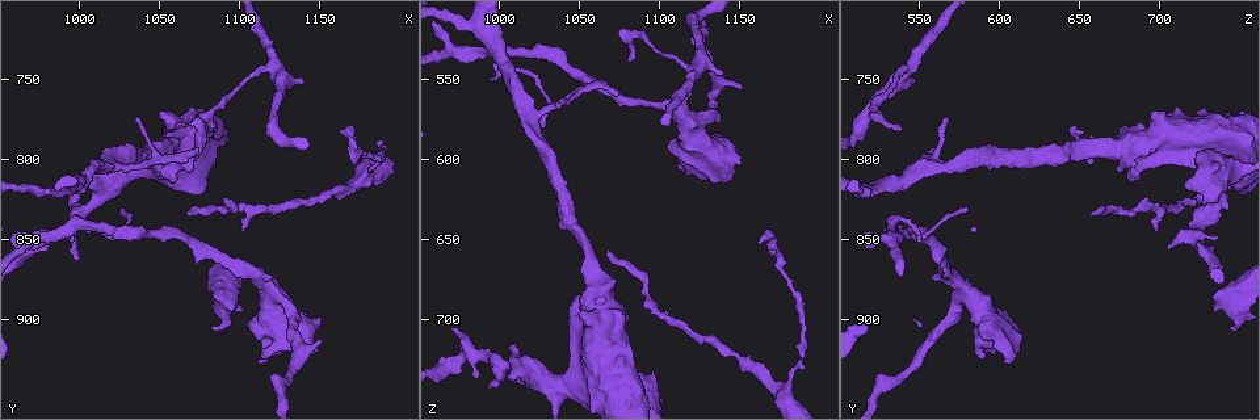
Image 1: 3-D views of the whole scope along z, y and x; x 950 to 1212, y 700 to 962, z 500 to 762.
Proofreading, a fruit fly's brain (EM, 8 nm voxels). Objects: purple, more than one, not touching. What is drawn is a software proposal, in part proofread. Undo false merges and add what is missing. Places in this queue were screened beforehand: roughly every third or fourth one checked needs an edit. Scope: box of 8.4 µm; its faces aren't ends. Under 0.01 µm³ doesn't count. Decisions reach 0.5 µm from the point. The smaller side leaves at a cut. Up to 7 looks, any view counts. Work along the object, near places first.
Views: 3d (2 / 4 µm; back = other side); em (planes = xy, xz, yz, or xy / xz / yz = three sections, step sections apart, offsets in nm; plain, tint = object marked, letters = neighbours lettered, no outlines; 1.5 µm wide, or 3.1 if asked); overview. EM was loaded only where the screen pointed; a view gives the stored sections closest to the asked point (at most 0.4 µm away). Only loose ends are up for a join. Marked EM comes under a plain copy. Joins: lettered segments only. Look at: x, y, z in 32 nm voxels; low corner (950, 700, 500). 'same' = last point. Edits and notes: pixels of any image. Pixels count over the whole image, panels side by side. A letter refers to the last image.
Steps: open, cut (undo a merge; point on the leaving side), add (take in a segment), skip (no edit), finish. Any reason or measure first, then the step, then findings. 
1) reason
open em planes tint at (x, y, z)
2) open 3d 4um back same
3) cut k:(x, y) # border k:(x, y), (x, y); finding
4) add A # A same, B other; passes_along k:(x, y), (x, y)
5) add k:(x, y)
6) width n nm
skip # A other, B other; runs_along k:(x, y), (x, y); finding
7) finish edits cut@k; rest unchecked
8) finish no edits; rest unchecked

a fork
open em planes tint at (986, 844, 722)

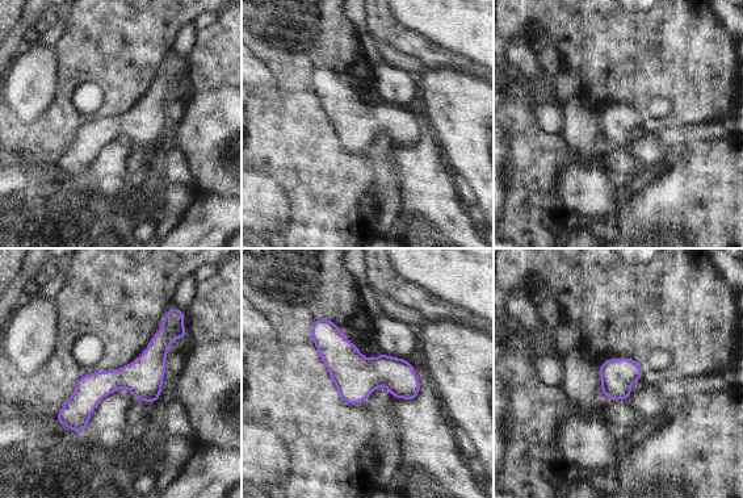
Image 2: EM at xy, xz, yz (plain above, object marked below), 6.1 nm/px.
open em planes letters same

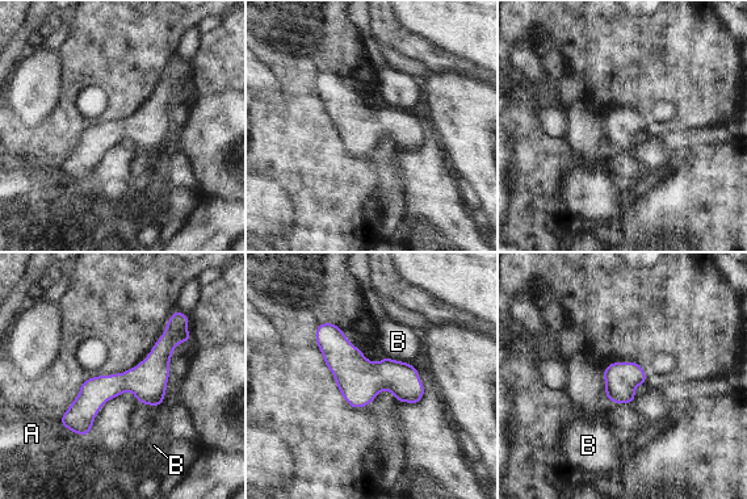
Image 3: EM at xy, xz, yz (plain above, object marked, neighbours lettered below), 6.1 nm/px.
skip # A other, B other; border 3:(601, 373), (604, 393), (609, 402); all the same cell

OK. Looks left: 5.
three-way junction
open em planes letters at (1124, 742, 542)

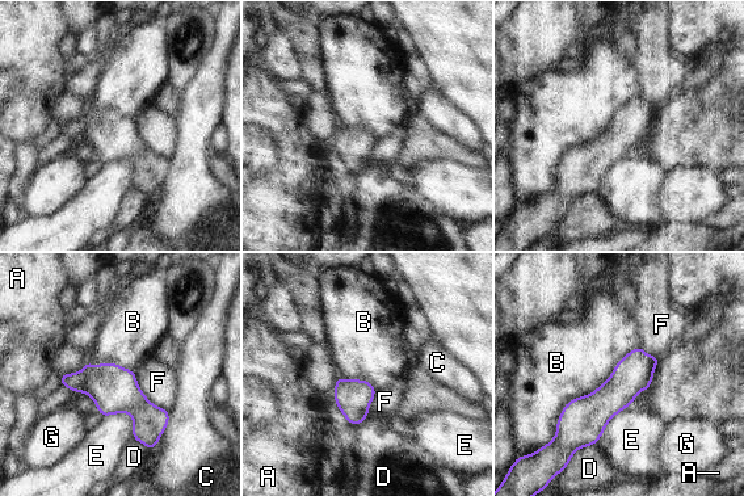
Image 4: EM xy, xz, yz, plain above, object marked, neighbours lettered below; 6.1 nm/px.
width 170 nm
skip # A other, B other, C other, D other, E other, F other, G other; border 4:(639, 345), (562, 408), (551, 438); all the same cell

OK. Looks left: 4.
open em xy step 8 letters at (1080, 784, 540)

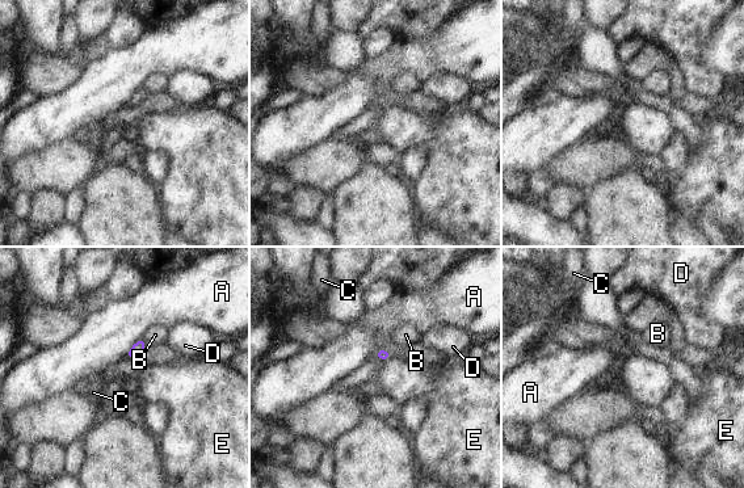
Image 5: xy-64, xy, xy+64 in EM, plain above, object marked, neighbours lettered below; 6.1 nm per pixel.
skip # A other, B other, C other, D other, E other; border 5:(391, 357), (382, 361); none of them fits

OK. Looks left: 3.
finish no edits; rest unchecked

